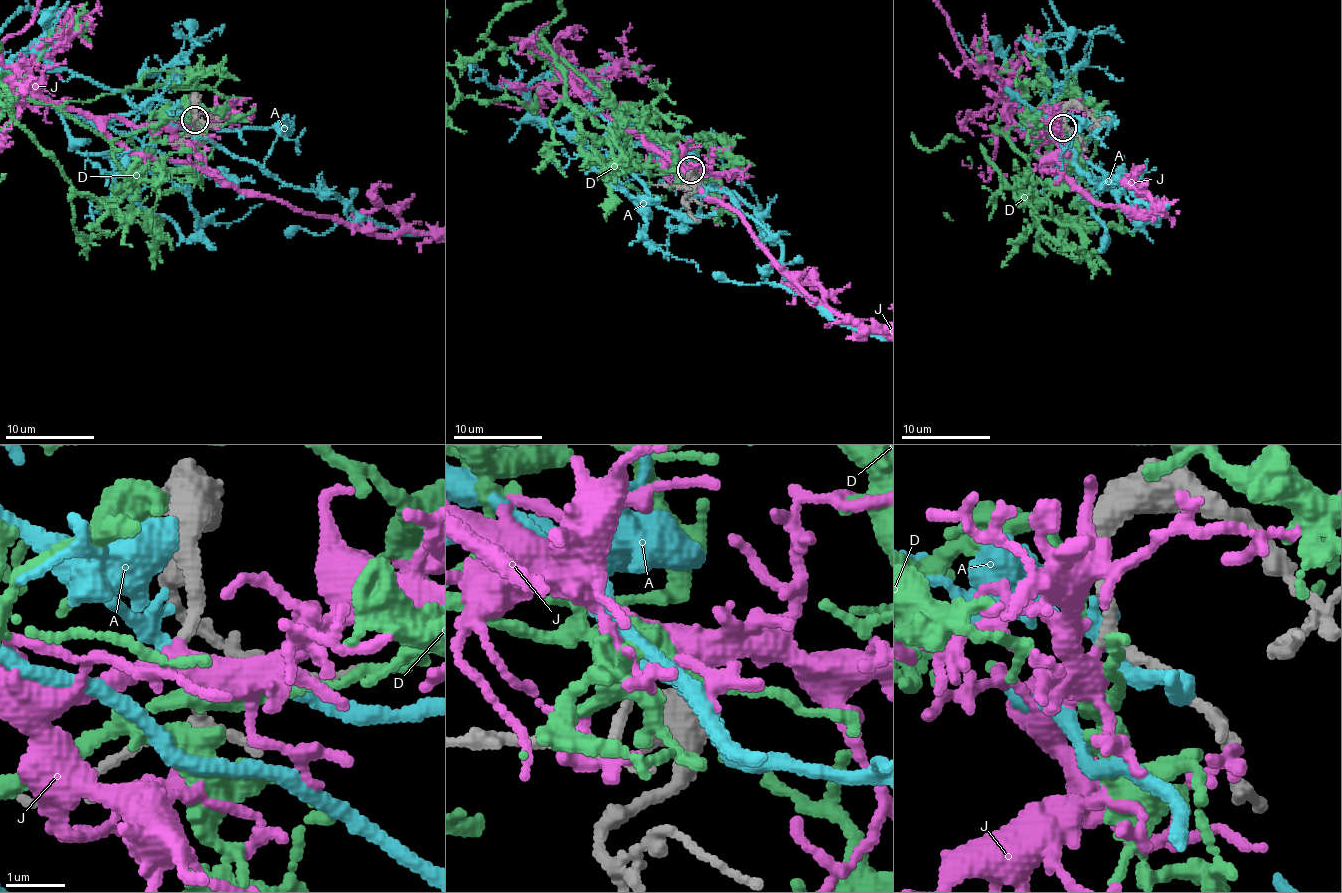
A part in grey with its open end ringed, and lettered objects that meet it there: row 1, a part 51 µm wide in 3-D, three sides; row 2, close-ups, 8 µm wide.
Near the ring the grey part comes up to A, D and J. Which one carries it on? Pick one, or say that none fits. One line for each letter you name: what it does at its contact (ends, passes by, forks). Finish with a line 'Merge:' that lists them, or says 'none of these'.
J: it passes by
Merge: J

